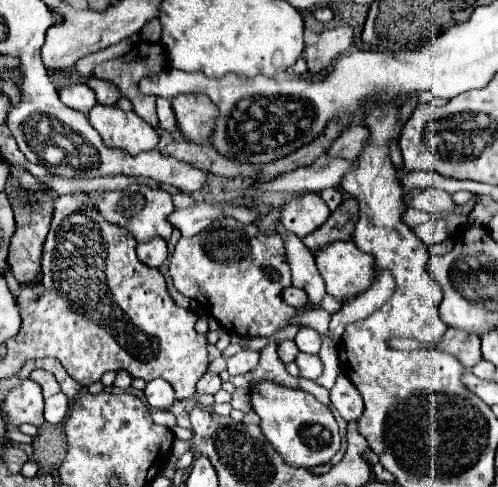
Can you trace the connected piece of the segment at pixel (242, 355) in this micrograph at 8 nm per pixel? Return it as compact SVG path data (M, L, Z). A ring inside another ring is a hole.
M242 349L236 355L232 355L228 359L228 373L230 375L242 375L252 371L258 365L258 351L250 351L250 349Z

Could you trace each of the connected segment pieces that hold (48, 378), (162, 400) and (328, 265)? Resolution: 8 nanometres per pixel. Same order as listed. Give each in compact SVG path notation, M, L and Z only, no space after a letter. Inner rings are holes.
M36 369L30 374L30 378L38 381L38 384L42 388L44 398L48 398L60 391L60 386L56 378L48 371Z
M164 379L150 381L146 385L144 393L146 393L146 401L148 401L148 405L152 409L168 409L176 401L172 385L168 381L164 381Z
M334 241L316 253L316 267L326 283L326 291L336 299L344 299L356 293L364 293L372 285L374 257L356 249L352 241Z

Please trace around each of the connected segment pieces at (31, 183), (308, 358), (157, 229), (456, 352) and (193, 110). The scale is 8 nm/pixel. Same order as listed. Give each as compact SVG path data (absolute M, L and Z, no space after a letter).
M10 167L10 171L12 171L12 175L20 177L20 187L22 189L26 189L26 191L46 191L46 187L36 177L32 177L26 169L22 169L22 167Z
M298 353L296 355L296 365L300 369L300 377L306 377L306 379L316 379L322 373L322 365L320 365L320 357L318 355Z
M130 185L124 191L104 191L102 201L96 203L100 213L104 213L106 221L112 221L124 229L128 229L136 241L146 241L156 235L164 237L166 241L172 235L172 225L168 221L168 215L174 211L172 197L164 189L152 189L146 185Z
M450 327L442 341L440 341L442 349L452 353L466 369L470 369L472 365L476 365L476 361L482 359L480 353L480 337L474 333L464 333L462 329L454 329Z
M186 93L186 95L176 95L172 99L172 109L178 119L178 127L182 135L194 143L202 143L208 139L208 133L212 133L212 121L216 119L216 105L210 101L208 95L204 93Z

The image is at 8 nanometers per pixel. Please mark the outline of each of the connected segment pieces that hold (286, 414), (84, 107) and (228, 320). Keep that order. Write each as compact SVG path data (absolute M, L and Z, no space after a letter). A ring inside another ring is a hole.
M262 381L252 387L252 409L260 415L260 429L268 443L292 467L316 467L328 463L340 449L338 423L332 411L306 391Z
M84 83L66 85L64 89L60 89L60 99L62 99L64 105L78 109L82 113L88 113L96 105L96 95Z
M220 219L194 237L182 237L176 243L176 249L170 259L170 277L174 281L174 287L182 295L196 299L210 315L218 319L222 329L230 335L272 337L278 329L286 325L292 313L296 313L294 307L282 301L282 289L290 287L290 273L288 263L284 261L282 237L264 237L256 229L256 225L244 225L236 219Z

